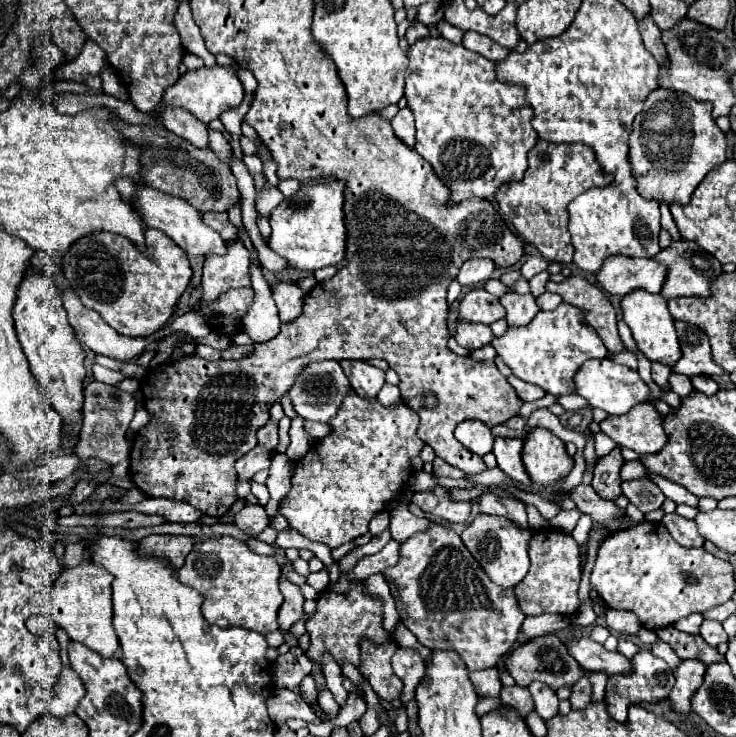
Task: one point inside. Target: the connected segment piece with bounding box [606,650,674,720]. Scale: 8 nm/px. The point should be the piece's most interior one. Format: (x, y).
(653, 681)

